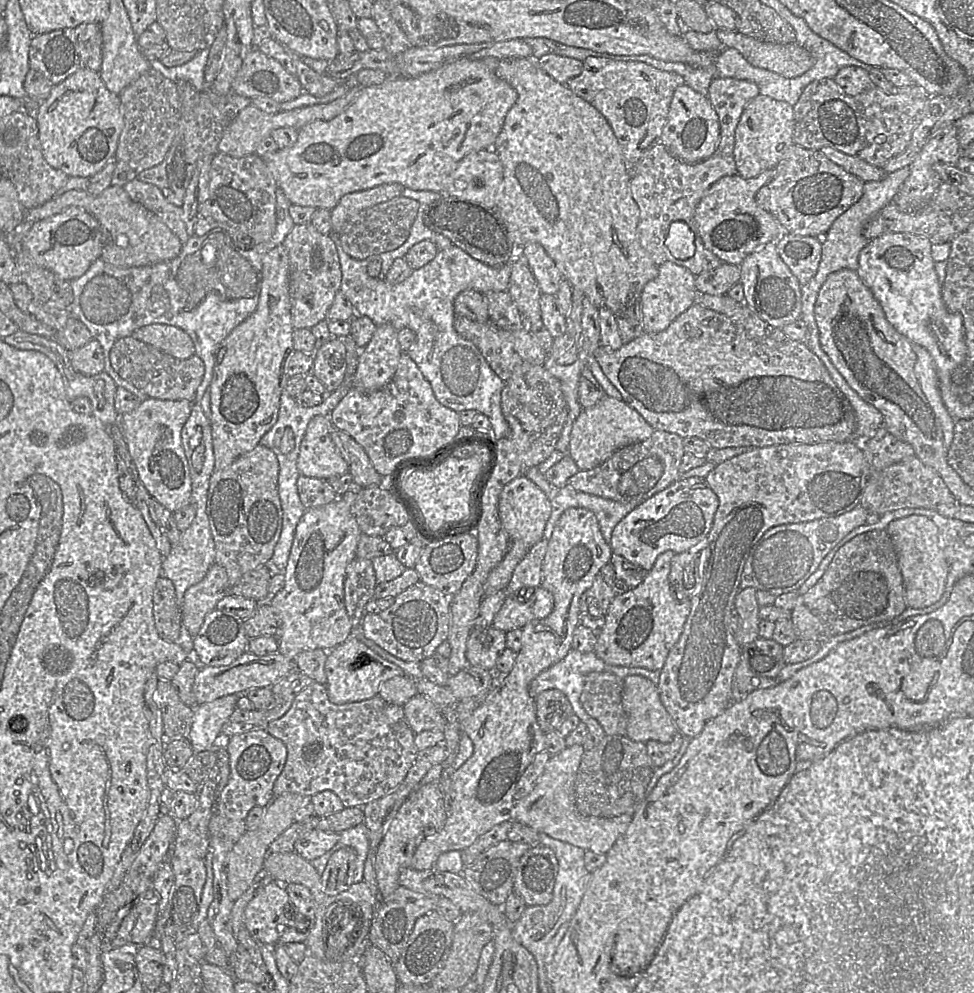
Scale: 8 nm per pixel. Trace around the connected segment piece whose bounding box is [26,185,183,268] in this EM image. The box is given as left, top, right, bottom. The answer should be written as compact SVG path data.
M111 185L98 196L92 196L85 190L70 190L61 195L56 195L43 205L28 210L26 212L26 224L29 225L46 219L70 207L82 208L96 218L101 234L102 251L100 259L108 264L126 268L156 264L174 259L183 246L181 240L154 213L133 201L125 190L118 185Z

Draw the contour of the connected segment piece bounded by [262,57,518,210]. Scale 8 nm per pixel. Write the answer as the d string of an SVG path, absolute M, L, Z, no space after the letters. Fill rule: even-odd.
M486 57L477 60L459 60L442 66L436 70L411 78L388 78L380 85L362 88L355 101L341 114L329 121L315 121L299 129L298 138L291 147L262 157L271 171L278 189L282 190L292 205L312 207L317 209L333 209L340 199L350 193L367 190L382 184L398 183L412 190L435 191L446 194L452 183L452 174L459 162L469 153L479 150L491 150L500 131L505 117L517 100L517 92L505 80L494 72L497 58Z

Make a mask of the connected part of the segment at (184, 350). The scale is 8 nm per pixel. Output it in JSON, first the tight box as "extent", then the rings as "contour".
{"extent":[131,324,195,359],"contour":[[[150,324],[137,329],[131,336],[178,359],[188,359],[195,355],[191,337],[172,325]]]}

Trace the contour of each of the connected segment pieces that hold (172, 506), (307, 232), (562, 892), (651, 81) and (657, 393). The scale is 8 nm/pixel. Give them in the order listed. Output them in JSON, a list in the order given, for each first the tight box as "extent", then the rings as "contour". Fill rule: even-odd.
[{"extent":[118,398,192,512],"contour":[[[148,398],[134,411],[120,415],[118,423],[138,477],[149,494],[171,512],[192,502],[191,466],[186,457],[181,431],[192,411],[188,400]]]},{"extent":[282,224,342,329],"contour":[[[311,224],[295,225],[282,245],[289,255],[289,298],[294,329],[311,329],[326,320],[336,294],[340,291],[342,272],[338,252],[331,236],[319,233]]]},{"extent":[511,833,592,969],"contour":[[[540,833],[537,843],[552,849],[558,860],[558,871],[553,887],[552,899],[546,905],[527,907],[520,919],[511,923],[511,932],[514,939],[536,958],[538,969],[545,969],[548,944],[557,934],[560,927],[568,923],[575,915],[588,887],[592,873],[585,867],[584,856],[586,850],[583,848],[557,840],[545,833]]]},{"extent":[566,56,685,163],"contour":[[[595,56],[587,57],[583,61],[582,72],[566,82],[566,86],[573,93],[589,102],[605,117],[617,138],[627,163],[639,163],[648,149],[659,142],[667,121],[674,91],[683,84],[685,84],[685,80],[681,75],[657,69],[644,62],[612,60]]]},{"extent":[592,302,855,448],"contour":[[[695,302],[680,314],[664,331],[646,333],[623,344],[619,349],[598,347],[592,358],[597,361],[605,376],[621,394],[621,399],[637,411],[654,430],[674,433],[681,438],[697,437],[711,448],[746,447],[758,448],[779,444],[852,441],[855,427],[855,412],[847,397],[834,383],[823,362],[804,342],[794,341],[781,328],[774,327],[759,318],[750,308],[743,305],[736,312],[721,314]]]}]

